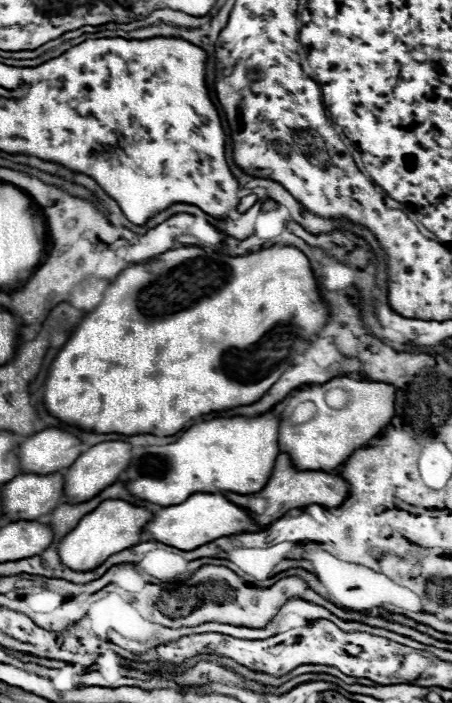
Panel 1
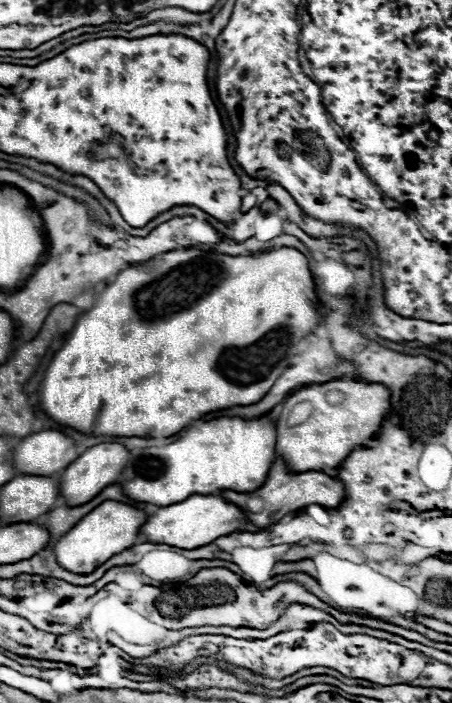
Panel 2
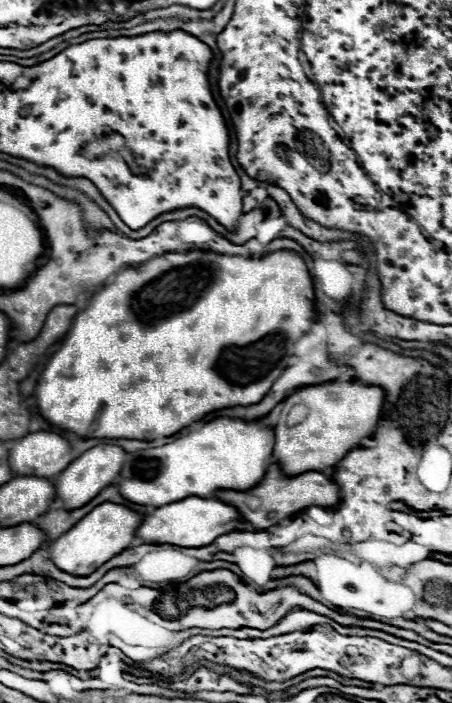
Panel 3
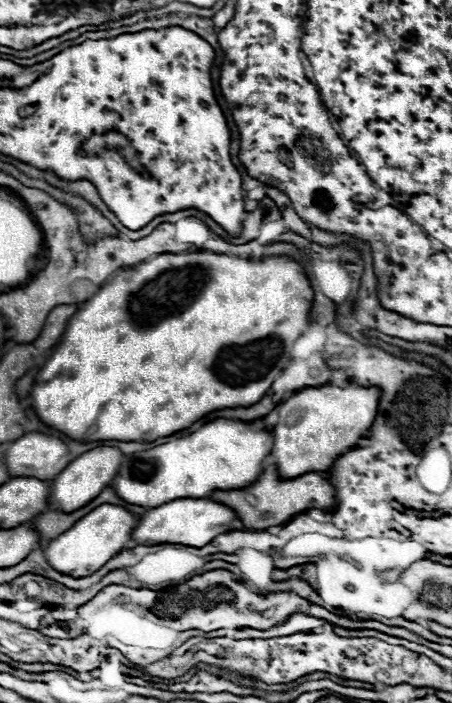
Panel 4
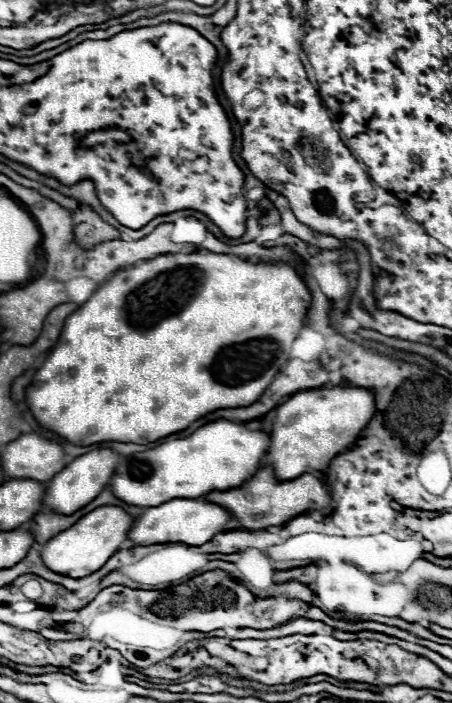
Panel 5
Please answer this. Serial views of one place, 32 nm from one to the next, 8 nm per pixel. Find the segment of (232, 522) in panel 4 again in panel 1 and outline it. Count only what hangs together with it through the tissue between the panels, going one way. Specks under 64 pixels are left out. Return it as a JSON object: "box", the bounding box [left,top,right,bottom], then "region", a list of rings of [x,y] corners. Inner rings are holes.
{"box":[144,492,256,550],"region":[[[196,492],[182,504],[174,504],[174,506],[166,506],[166,508],[158,510],[154,514],[152,522],[148,522],[144,530],[150,536],[150,540],[160,540],[160,542],[164,542],[168,546],[176,546],[180,550],[194,550],[216,538],[248,532],[248,528],[254,524],[256,522],[252,520],[250,512],[232,504],[226,496],[212,494],[212,492]]]}

